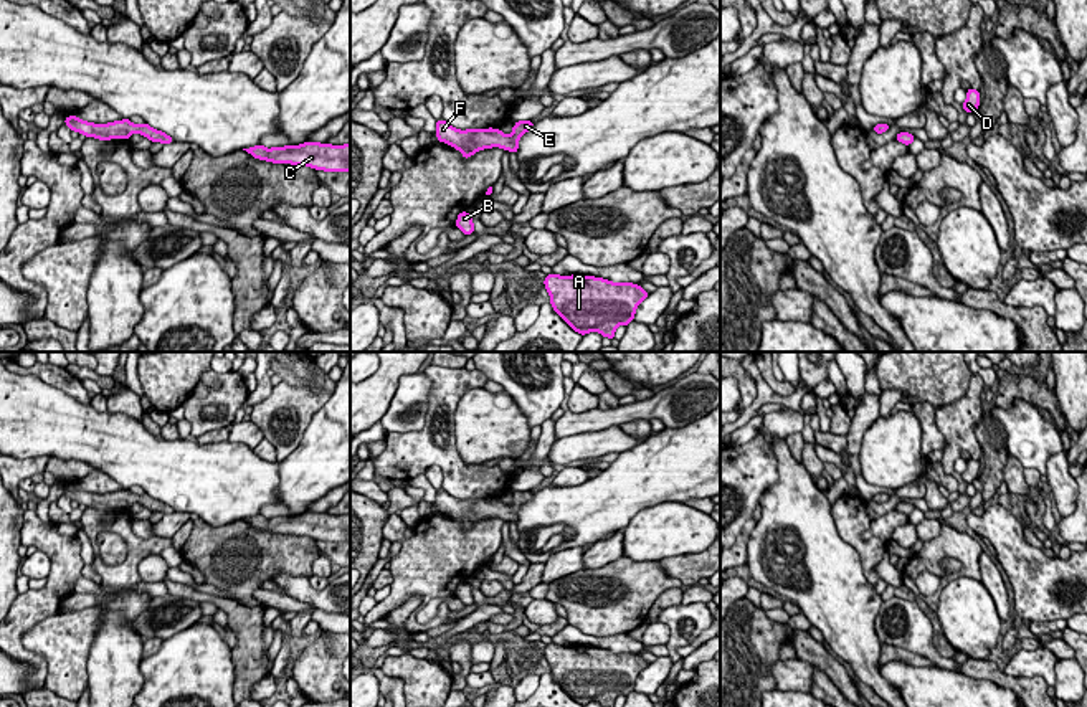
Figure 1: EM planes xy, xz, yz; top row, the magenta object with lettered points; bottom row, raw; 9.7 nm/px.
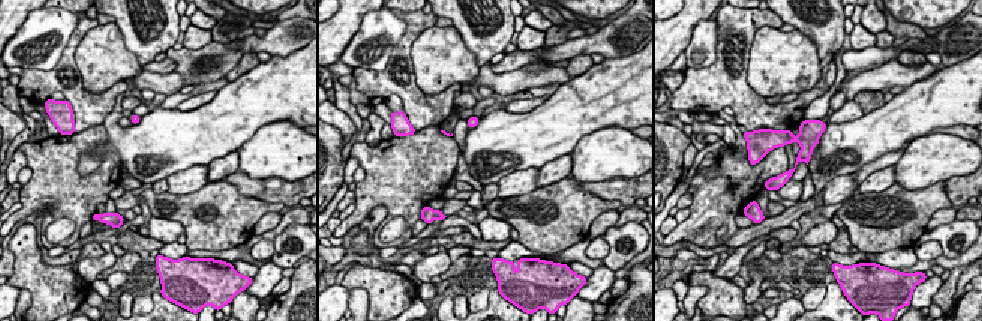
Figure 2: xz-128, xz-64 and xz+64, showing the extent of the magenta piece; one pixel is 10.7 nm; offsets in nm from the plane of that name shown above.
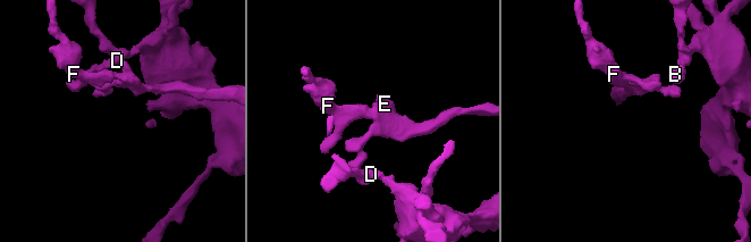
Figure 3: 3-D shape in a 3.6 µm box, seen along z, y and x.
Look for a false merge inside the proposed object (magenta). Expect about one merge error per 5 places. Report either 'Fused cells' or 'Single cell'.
Single cell

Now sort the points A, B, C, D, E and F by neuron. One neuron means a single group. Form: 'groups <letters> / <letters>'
groups A B C D E F

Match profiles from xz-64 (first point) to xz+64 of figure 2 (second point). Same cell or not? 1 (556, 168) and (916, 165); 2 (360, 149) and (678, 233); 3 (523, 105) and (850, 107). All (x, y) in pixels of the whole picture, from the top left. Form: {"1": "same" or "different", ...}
{"1": "different", "2": "same", "3": "same"}

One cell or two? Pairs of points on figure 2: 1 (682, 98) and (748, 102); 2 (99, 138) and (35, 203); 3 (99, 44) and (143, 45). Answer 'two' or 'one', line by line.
1: one
2: one
3: two

